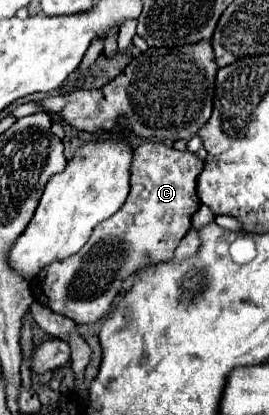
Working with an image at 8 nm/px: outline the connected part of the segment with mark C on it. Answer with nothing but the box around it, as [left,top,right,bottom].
[31,141,203,325]

